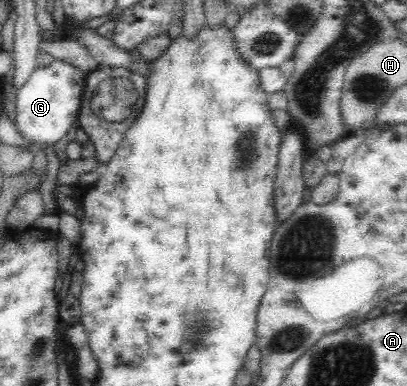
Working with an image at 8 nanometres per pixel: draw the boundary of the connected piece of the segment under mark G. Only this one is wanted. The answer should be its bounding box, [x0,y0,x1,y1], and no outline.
[16,59,87,145]

